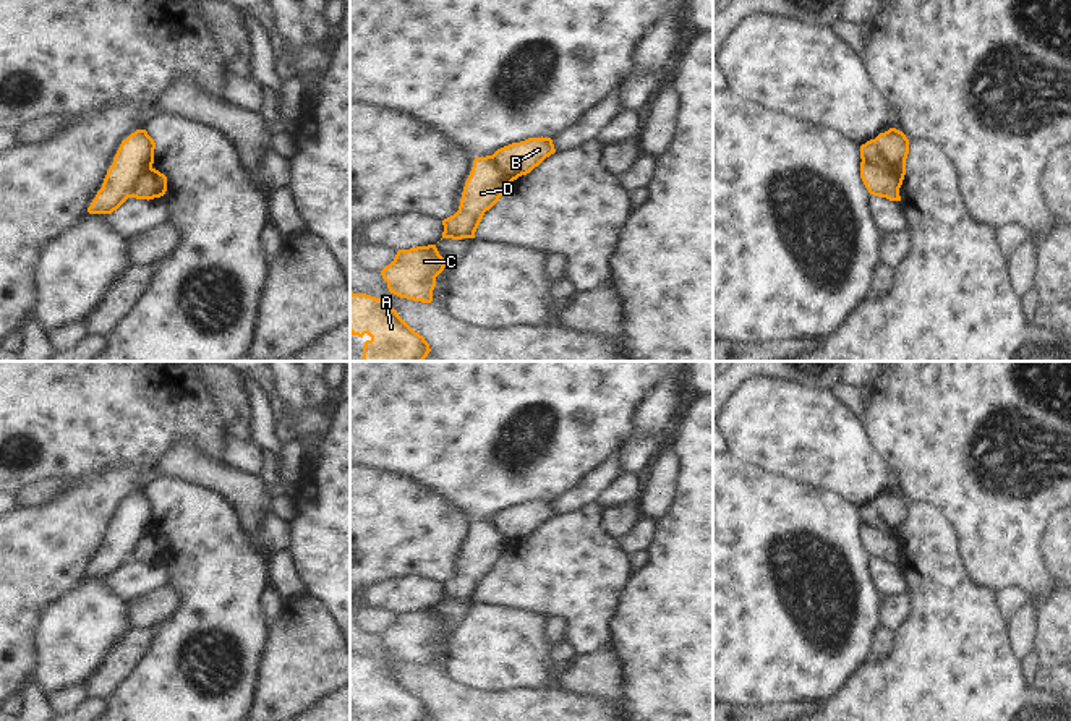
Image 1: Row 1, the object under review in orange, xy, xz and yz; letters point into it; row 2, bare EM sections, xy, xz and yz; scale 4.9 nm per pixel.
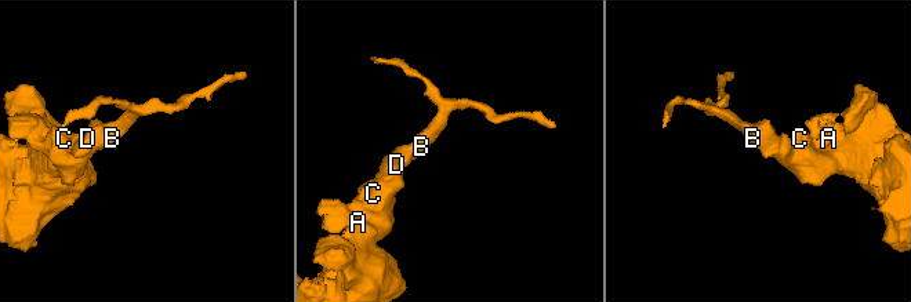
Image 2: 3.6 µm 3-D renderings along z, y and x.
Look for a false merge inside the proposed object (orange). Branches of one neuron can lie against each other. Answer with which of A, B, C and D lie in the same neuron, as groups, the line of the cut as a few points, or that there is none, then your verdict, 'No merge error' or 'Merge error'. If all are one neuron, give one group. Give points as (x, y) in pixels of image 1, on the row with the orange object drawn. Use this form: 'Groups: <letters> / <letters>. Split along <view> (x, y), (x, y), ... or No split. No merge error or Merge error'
Groups: A C D / B. Split along yz (862, 159), (890, 172), (900, 185). Merge error.

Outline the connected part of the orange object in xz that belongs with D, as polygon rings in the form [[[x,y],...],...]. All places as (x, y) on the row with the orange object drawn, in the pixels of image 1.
[[[493,156],[475,157],[471,172],[465,181],[459,211],[444,219],[442,238],[475,238],[475,232],[484,215],[510,188],[504,170]]]

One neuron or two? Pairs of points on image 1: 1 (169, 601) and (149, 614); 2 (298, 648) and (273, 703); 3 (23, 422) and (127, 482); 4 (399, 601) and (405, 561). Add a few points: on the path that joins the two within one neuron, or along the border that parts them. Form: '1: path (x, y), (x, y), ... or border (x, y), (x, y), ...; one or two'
1: path (164, 603), (154, 610); one
2: path (298, 661), (298, 673), (285, 691); one
3: border (145, 467), (119, 465), (81, 478); two
4: border (441, 580), (409, 574), (376, 582), (370, 587); two

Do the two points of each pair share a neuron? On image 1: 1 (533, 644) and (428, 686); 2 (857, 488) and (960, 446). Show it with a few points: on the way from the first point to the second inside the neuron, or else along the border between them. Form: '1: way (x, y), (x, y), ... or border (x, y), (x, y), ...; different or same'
1: border (444, 666), (462, 682), (490, 691); different
2: border (867, 438), (890, 469); different

